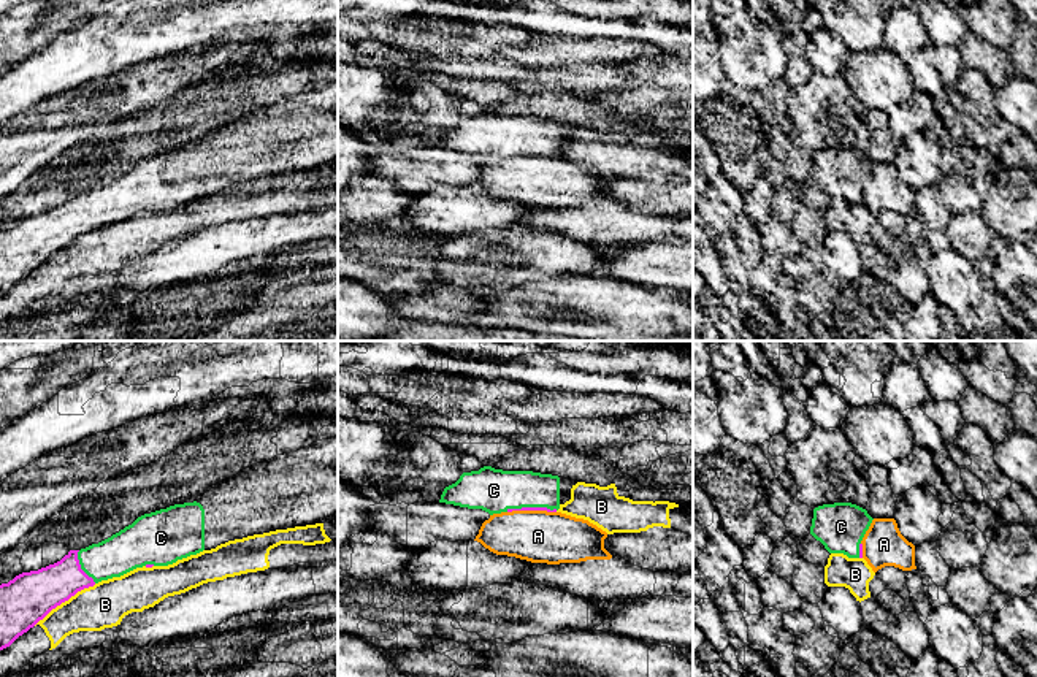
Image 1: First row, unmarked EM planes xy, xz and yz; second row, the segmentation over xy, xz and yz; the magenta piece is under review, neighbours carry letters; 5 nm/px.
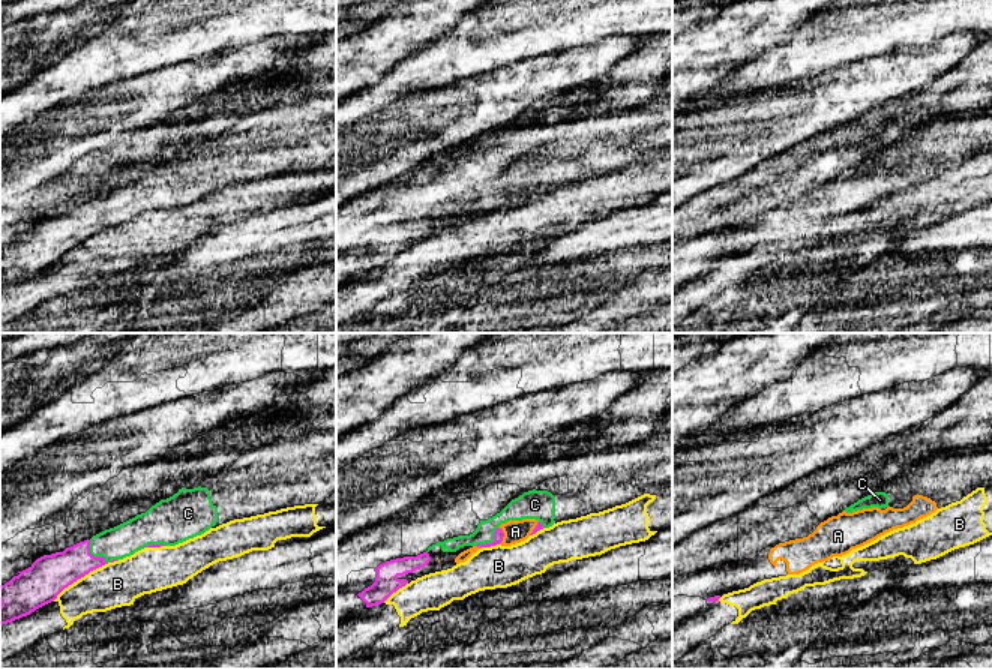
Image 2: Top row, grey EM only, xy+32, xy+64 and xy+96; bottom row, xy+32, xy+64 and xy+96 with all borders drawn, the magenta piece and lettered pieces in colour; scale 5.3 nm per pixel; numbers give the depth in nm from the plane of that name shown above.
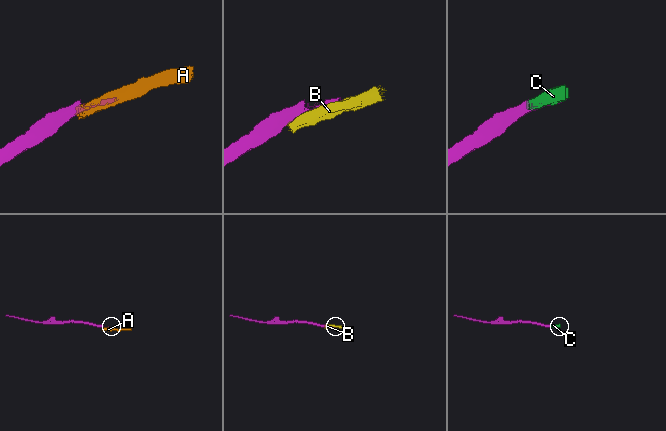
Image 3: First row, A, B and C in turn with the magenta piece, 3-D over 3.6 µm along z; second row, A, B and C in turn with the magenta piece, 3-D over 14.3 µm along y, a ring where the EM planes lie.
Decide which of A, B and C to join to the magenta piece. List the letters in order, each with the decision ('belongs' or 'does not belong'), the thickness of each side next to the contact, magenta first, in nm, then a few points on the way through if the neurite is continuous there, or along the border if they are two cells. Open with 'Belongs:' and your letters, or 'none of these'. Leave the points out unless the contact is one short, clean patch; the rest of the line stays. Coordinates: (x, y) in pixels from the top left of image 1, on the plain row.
Belongs: C
A: does not belong; calibres 20 and 260 nm; border xz (555, 156), (508, 157)
B: does not belong; calibres 260 and 220 nm
C: belongs; calibres 220 and 200 nm

